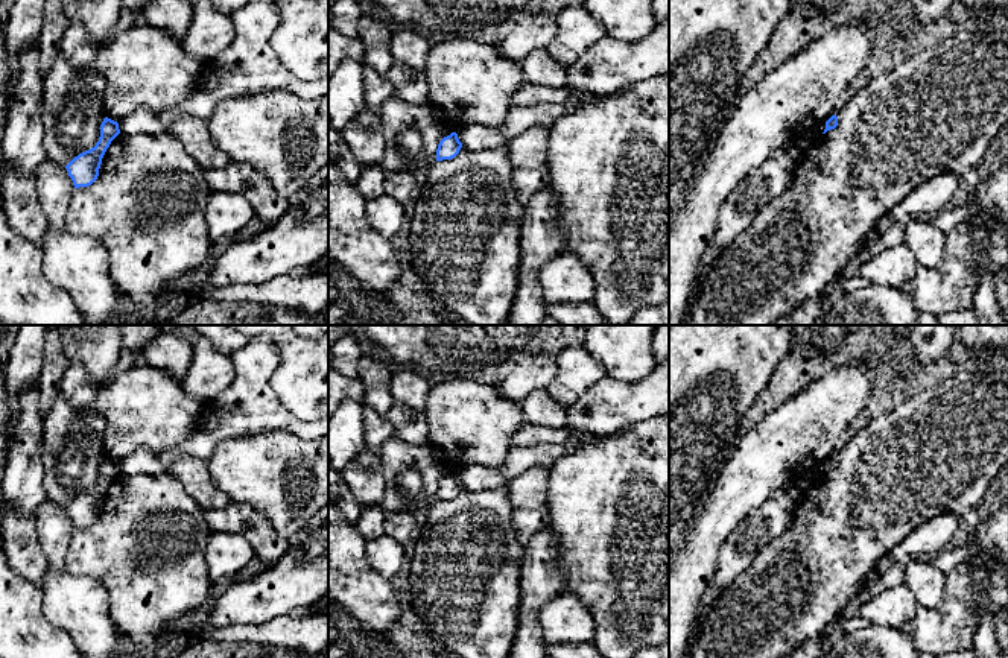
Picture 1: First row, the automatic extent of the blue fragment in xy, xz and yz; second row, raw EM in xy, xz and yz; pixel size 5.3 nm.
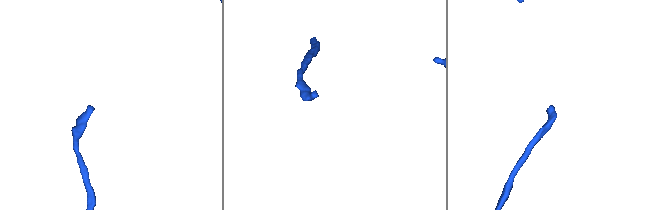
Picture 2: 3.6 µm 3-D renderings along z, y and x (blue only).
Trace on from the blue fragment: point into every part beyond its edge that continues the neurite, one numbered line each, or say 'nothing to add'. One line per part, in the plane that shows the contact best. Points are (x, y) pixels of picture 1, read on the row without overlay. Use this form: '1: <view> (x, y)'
nothing to add

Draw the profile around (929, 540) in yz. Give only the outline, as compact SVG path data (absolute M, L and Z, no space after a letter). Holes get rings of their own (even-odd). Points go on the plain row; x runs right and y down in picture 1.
M941 514L914 529L903 541L889 550L876 565L873 576L885 574L903 559L930 561L947 549L949 541L958 535L959 518L955 514Z

